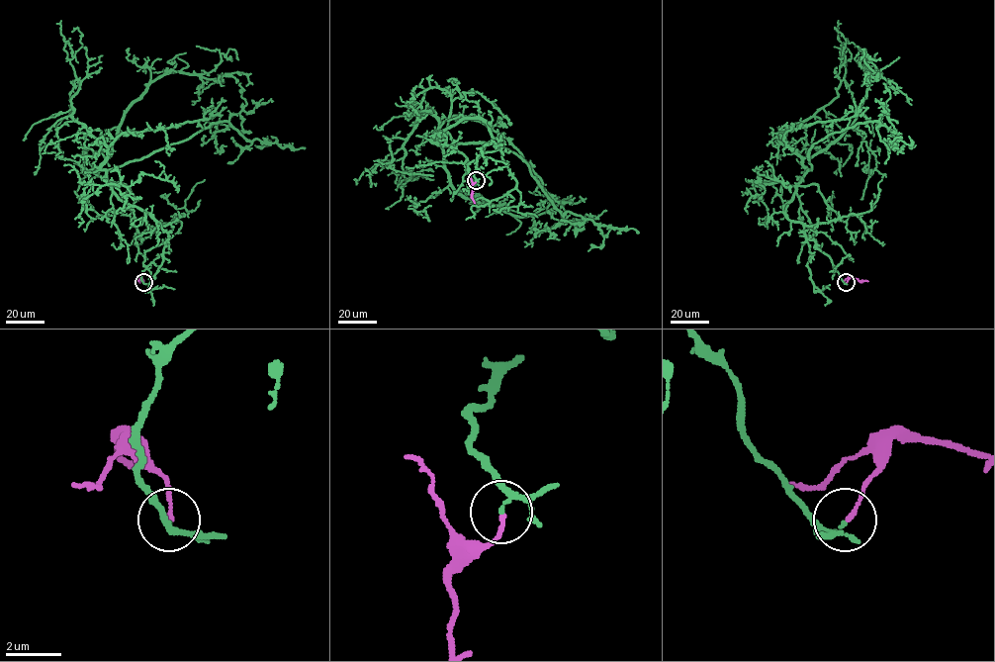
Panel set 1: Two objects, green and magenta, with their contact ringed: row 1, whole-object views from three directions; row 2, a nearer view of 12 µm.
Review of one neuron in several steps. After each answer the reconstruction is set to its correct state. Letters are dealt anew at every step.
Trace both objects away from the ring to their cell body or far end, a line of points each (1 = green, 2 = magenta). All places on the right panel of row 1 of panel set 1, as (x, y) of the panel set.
1: (846, 283), (784, 205), (811, 169), (809, 150), (828, 135), (878, 121), (879, 139), (897, 147)
2: (846, 283), (850, 277), (867, 281)

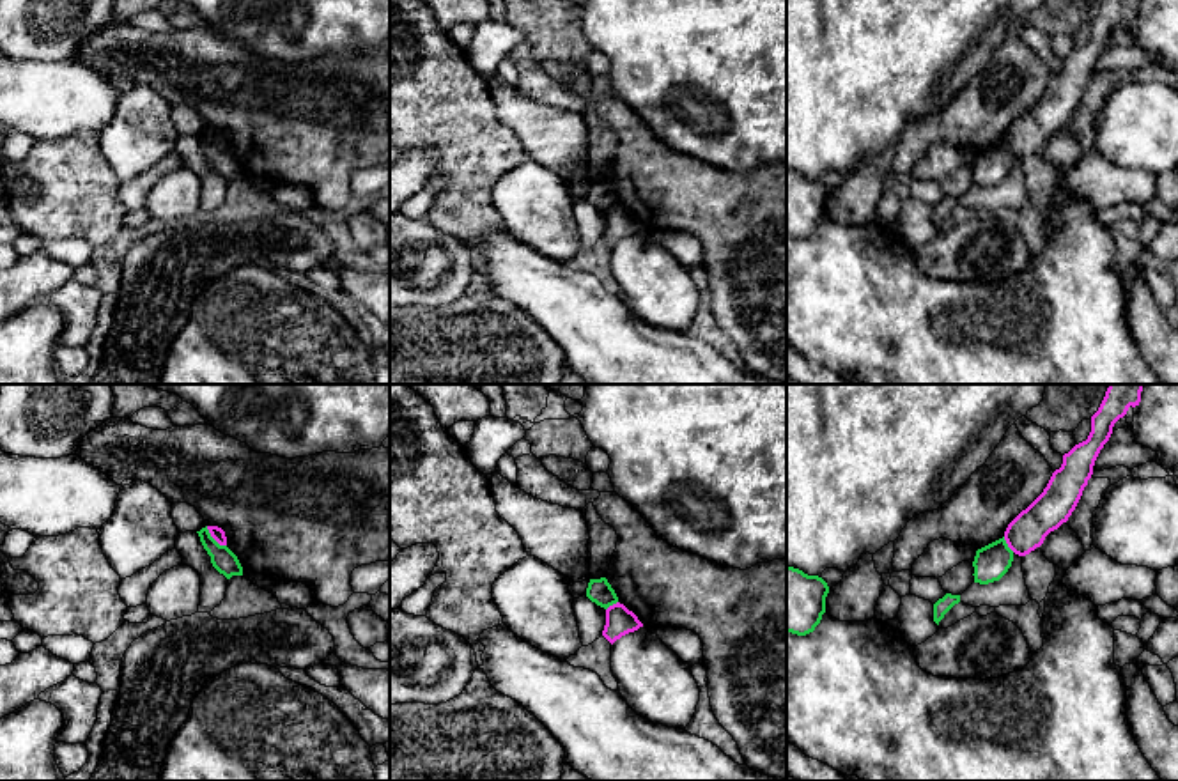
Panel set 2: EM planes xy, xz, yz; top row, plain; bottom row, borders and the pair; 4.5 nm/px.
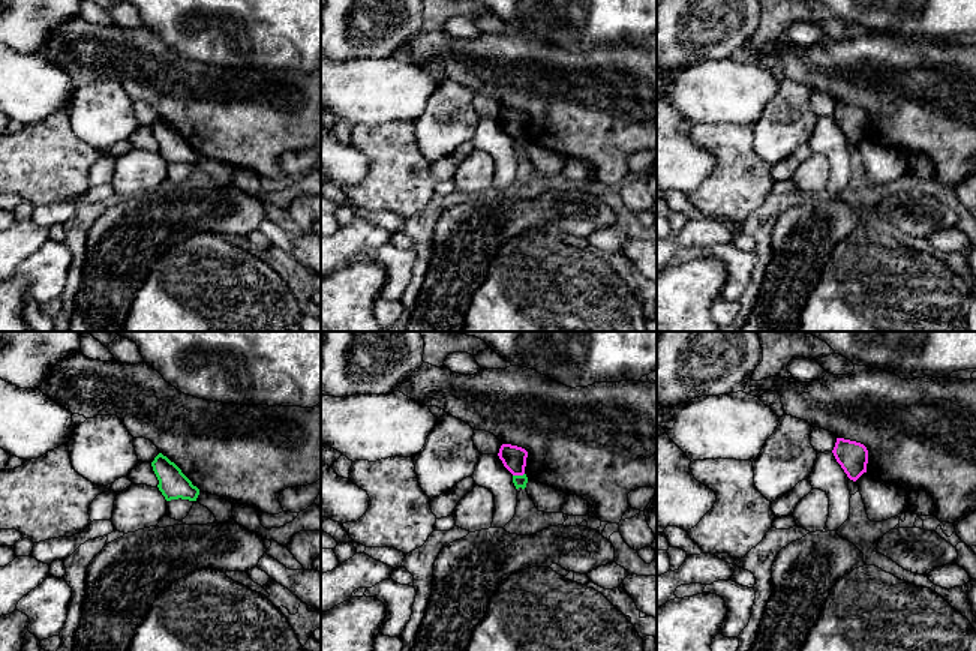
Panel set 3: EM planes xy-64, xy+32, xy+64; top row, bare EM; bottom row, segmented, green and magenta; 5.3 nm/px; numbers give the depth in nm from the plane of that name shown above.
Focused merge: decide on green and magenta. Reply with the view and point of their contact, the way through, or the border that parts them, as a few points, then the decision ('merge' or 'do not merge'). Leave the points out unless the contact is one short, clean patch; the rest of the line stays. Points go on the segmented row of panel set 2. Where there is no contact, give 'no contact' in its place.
xy (213, 539) | along xy (206, 526), (225, 546) | do not merge

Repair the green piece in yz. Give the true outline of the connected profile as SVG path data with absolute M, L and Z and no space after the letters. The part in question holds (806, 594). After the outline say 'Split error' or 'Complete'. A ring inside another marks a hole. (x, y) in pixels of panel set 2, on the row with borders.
M787 565L787 632L806 636L825 613L827 583Z. Complete

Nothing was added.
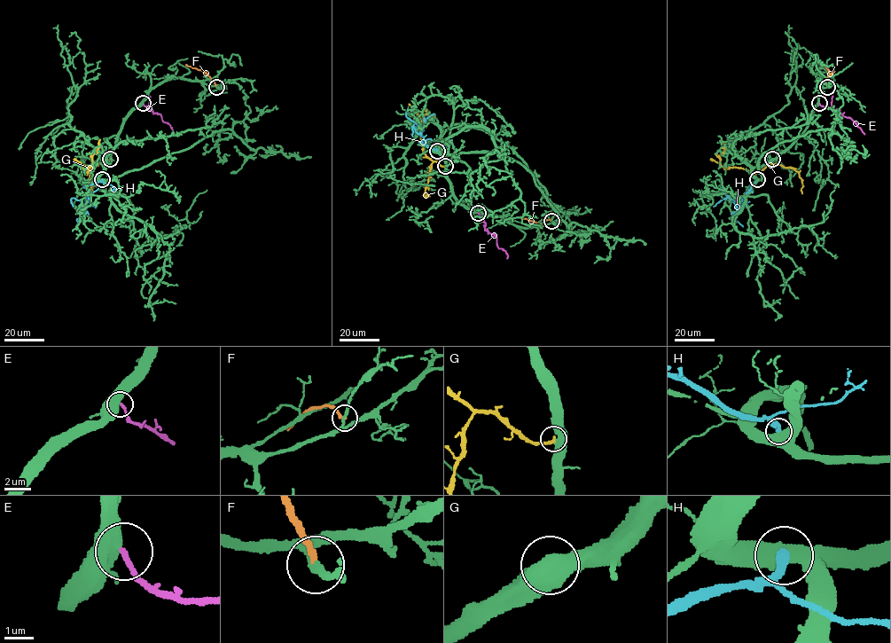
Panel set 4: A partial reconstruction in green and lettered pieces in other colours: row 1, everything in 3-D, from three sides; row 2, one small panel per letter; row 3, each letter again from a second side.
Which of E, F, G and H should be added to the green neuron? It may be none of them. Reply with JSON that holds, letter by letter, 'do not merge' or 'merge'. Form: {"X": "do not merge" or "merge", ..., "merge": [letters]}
{"E": "merge", "F": "do not merge", "G": "do not merge", "H": "do not merge", "merge": ["E"]}

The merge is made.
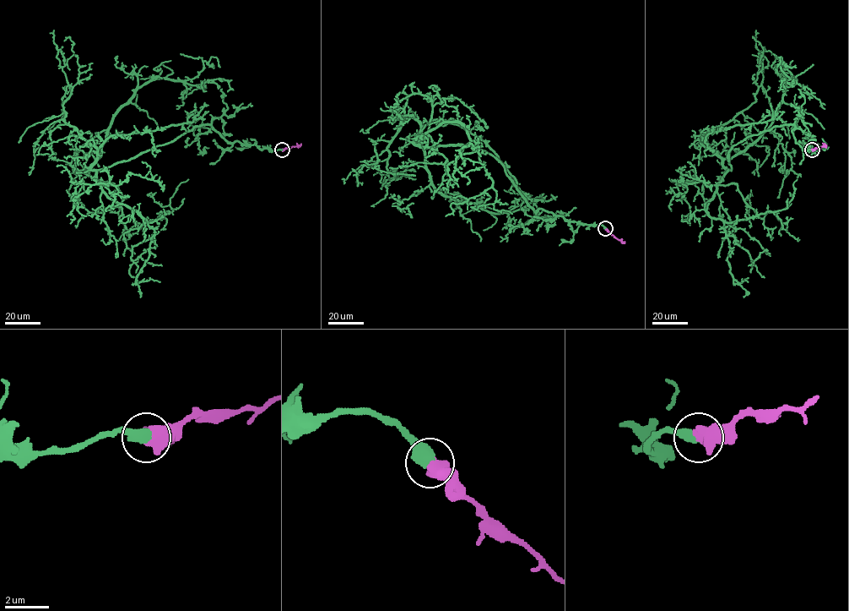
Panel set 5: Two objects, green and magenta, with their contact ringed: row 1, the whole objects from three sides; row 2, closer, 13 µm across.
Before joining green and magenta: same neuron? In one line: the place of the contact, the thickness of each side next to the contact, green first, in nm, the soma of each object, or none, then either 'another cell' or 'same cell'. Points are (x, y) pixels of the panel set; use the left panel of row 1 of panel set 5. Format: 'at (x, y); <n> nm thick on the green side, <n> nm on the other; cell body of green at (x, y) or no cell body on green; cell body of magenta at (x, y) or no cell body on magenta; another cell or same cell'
at (282, 150); 600 nm thick on the green side, 700 nm on the other; no cell body on green; no cell body on magenta; same cell

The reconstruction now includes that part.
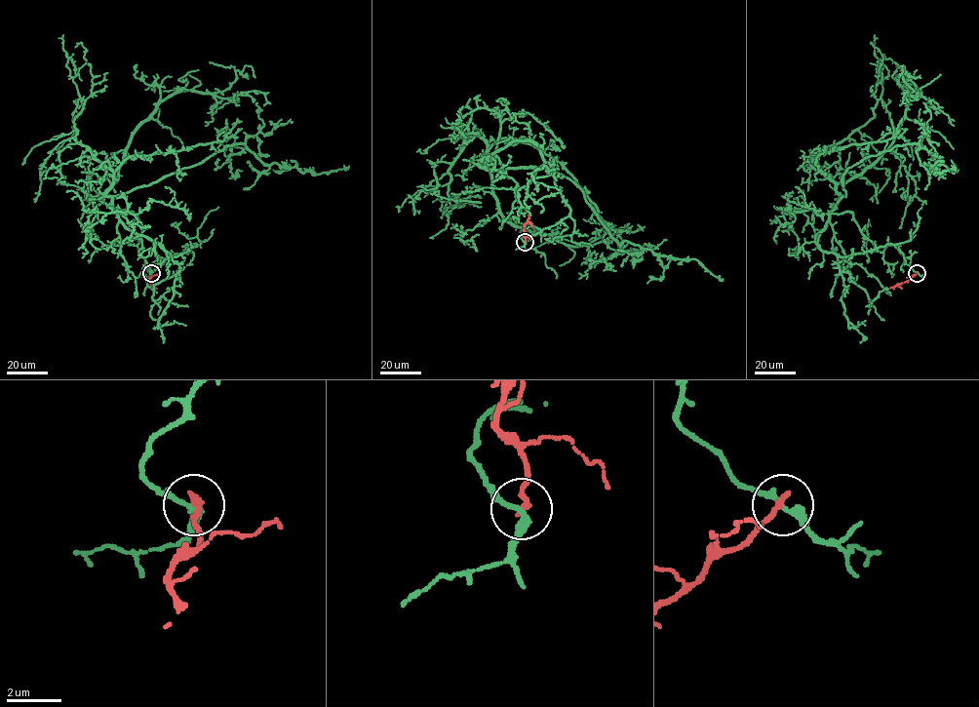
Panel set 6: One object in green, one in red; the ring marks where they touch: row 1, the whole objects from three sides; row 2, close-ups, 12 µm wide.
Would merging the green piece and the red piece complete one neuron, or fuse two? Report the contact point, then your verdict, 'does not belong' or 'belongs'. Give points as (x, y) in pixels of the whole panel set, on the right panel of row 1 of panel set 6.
place (917, 273); does not belong

